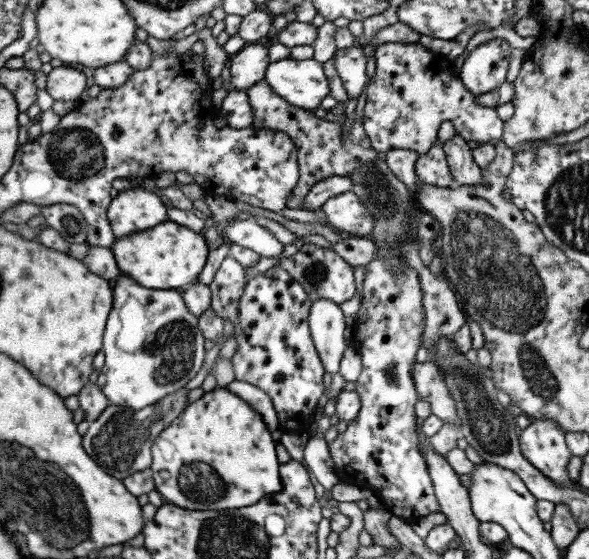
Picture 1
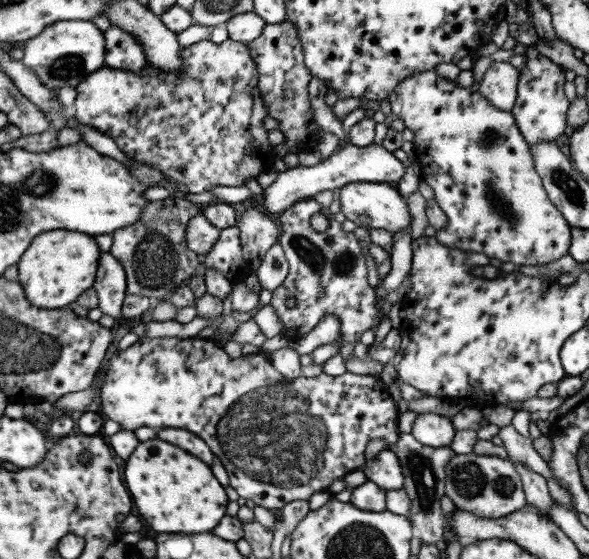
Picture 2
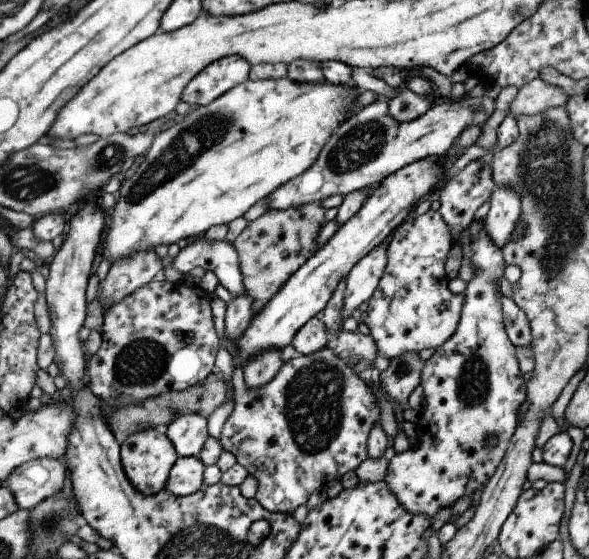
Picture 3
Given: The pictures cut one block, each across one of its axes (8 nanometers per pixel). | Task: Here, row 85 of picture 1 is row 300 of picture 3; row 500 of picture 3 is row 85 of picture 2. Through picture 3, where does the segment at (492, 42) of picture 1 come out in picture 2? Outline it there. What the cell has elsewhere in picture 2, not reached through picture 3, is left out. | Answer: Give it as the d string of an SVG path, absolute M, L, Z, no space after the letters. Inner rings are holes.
M435 70L417 72L399 82L387 98L391 115L403 121L405 128L412 132L420 178L431 188L437 206L447 218L446 224L434 234L436 241L450 249L482 253L489 259L517 266L547 265L565 256L569 249L570 226L547 199L533 168L529 146L511 114L496 110L478 91L457 87L455 83L455 80L439 77Z

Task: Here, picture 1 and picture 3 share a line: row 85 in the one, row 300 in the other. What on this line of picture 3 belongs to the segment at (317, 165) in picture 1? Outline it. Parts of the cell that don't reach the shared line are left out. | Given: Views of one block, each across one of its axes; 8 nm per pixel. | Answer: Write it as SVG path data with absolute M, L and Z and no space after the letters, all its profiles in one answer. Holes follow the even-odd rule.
M321 201L309 202L303 206L293 206L287 210L267 209L259 218L244 224L233 248L237 252L243 288L253 300L251 314L259 314L261 308L279 292L279 288L312 254L317 252L315 238L325 225L330 213L321 206Z

